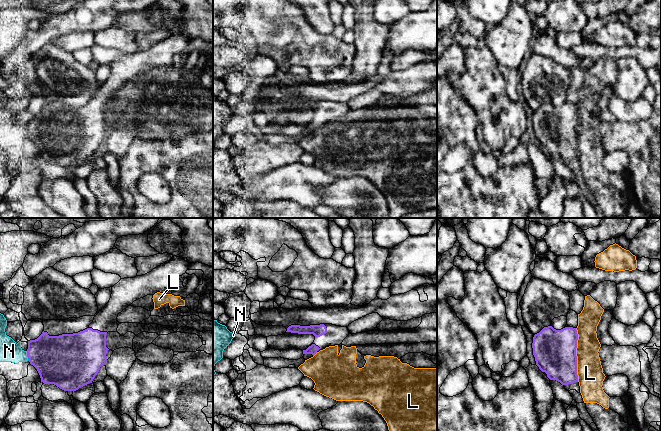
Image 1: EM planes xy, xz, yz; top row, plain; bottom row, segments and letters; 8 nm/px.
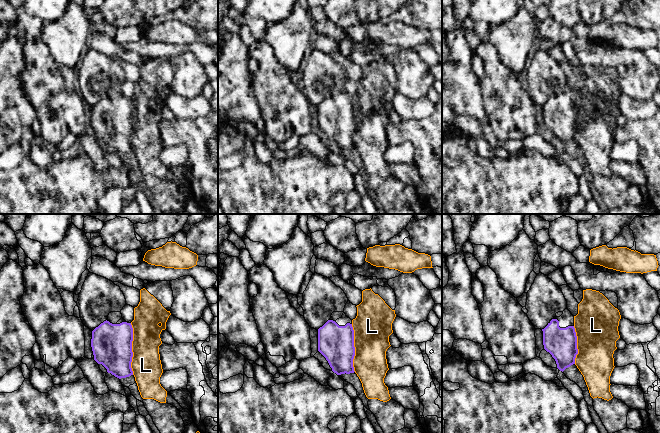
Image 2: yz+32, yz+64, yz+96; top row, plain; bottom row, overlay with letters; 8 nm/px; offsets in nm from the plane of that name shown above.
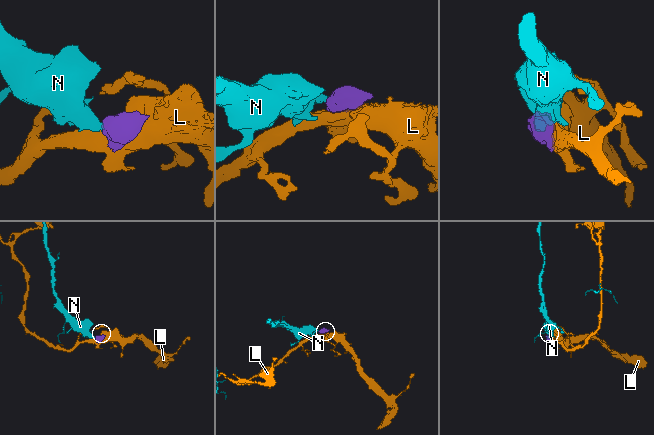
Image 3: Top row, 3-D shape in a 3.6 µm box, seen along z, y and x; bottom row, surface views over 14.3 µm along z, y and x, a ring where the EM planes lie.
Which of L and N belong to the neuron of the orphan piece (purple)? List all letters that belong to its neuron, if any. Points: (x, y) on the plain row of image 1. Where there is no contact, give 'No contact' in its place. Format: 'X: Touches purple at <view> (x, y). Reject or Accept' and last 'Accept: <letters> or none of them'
L: Touches purple at yz (575, 131). Reject
N: Touches purple at xy (27, 132). Reject
Accept: none of them

